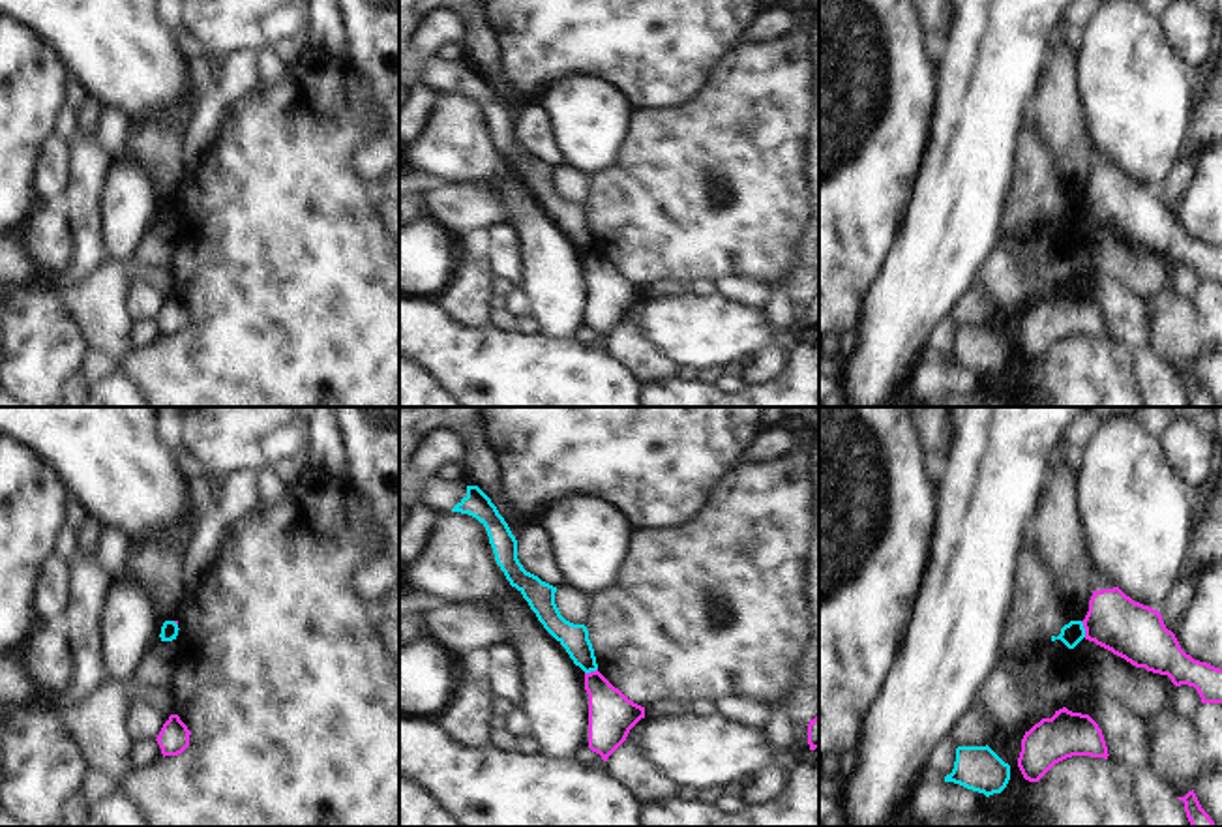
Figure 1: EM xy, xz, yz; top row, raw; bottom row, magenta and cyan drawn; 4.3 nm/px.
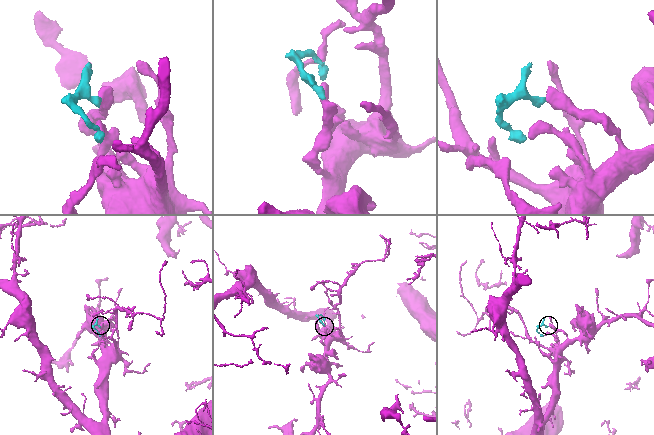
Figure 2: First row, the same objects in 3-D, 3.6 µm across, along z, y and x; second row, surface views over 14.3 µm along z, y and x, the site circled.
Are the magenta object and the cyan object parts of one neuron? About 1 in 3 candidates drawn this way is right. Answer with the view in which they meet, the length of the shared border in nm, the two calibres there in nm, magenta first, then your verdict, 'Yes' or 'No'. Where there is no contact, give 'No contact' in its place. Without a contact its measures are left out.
Touches magenta in yz. Shared border 80 nm. Thickness 240 nm (magenta) against 100 nm. No.

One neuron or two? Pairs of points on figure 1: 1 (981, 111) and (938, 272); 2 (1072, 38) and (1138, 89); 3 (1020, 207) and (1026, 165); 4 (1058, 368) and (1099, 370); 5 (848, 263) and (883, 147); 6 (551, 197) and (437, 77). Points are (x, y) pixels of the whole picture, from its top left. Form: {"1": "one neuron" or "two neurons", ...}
{"1": "one neuron", "2": "two neurons", "3": "one neuron", "4": "one neuron", "5": "one neuron", "6": "one neuron"}

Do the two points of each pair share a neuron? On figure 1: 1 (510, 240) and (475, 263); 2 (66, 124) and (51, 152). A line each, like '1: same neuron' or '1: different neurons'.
1: different neurons
2: different neurons

